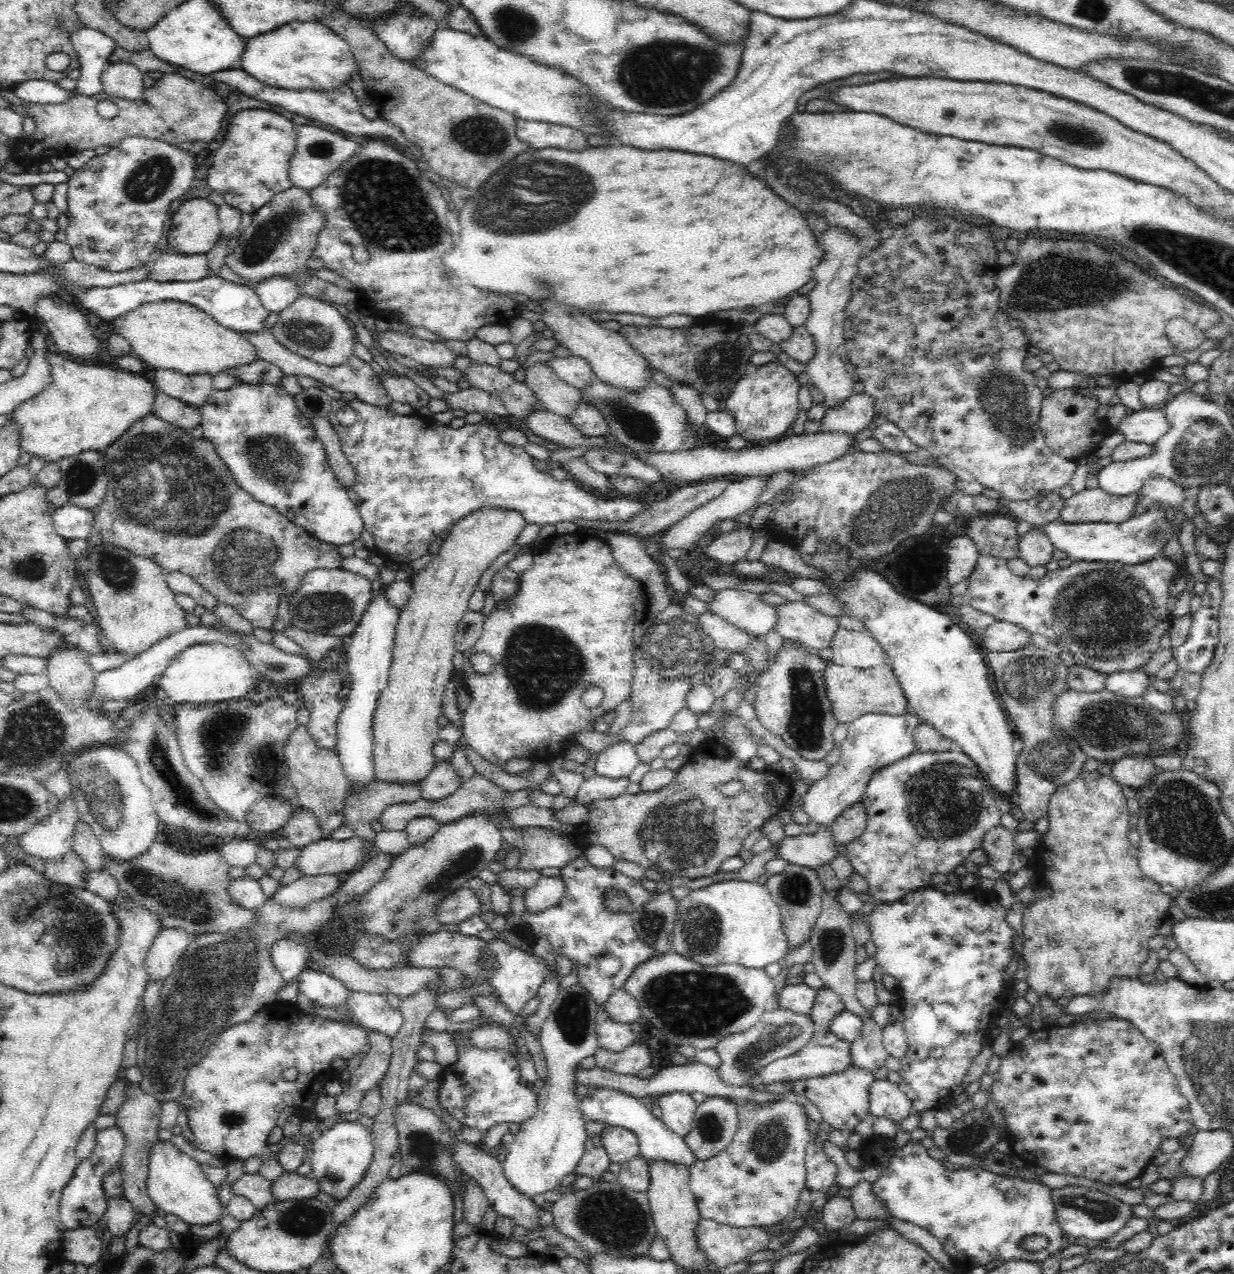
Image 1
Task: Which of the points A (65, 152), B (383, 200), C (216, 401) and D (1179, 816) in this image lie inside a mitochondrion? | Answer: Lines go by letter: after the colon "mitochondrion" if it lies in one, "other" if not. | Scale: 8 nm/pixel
A: other
B: mitochondrion
C: other
D: mitochondrion

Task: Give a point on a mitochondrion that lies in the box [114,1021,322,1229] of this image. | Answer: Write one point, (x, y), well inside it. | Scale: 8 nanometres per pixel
(232, 1119)

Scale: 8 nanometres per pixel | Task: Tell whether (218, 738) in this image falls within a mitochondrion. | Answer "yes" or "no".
yes

